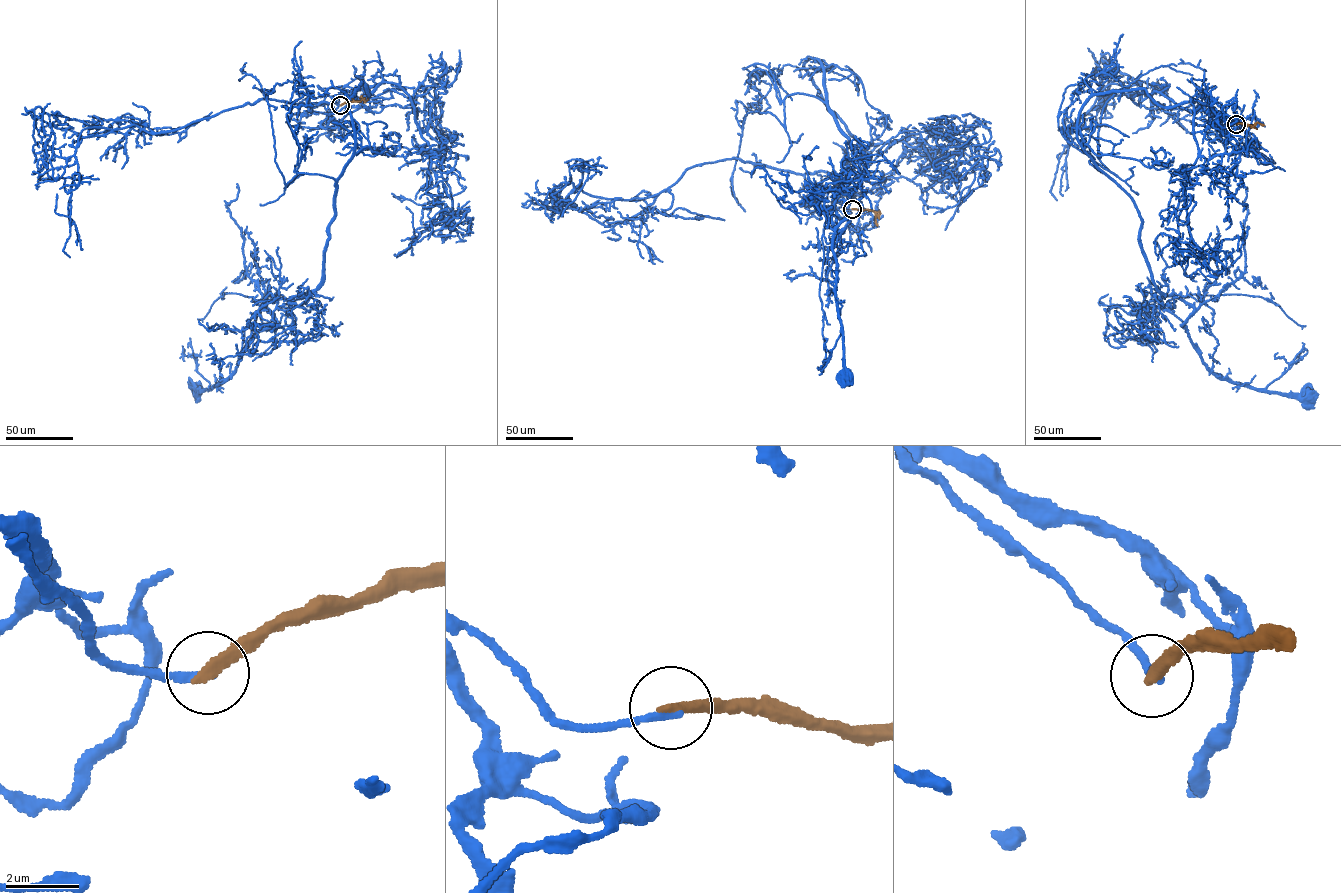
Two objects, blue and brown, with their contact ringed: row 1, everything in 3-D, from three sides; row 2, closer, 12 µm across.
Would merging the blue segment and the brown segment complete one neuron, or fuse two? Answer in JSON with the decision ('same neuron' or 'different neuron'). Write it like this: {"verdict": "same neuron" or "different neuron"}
{"verdict": "different neuron"}

